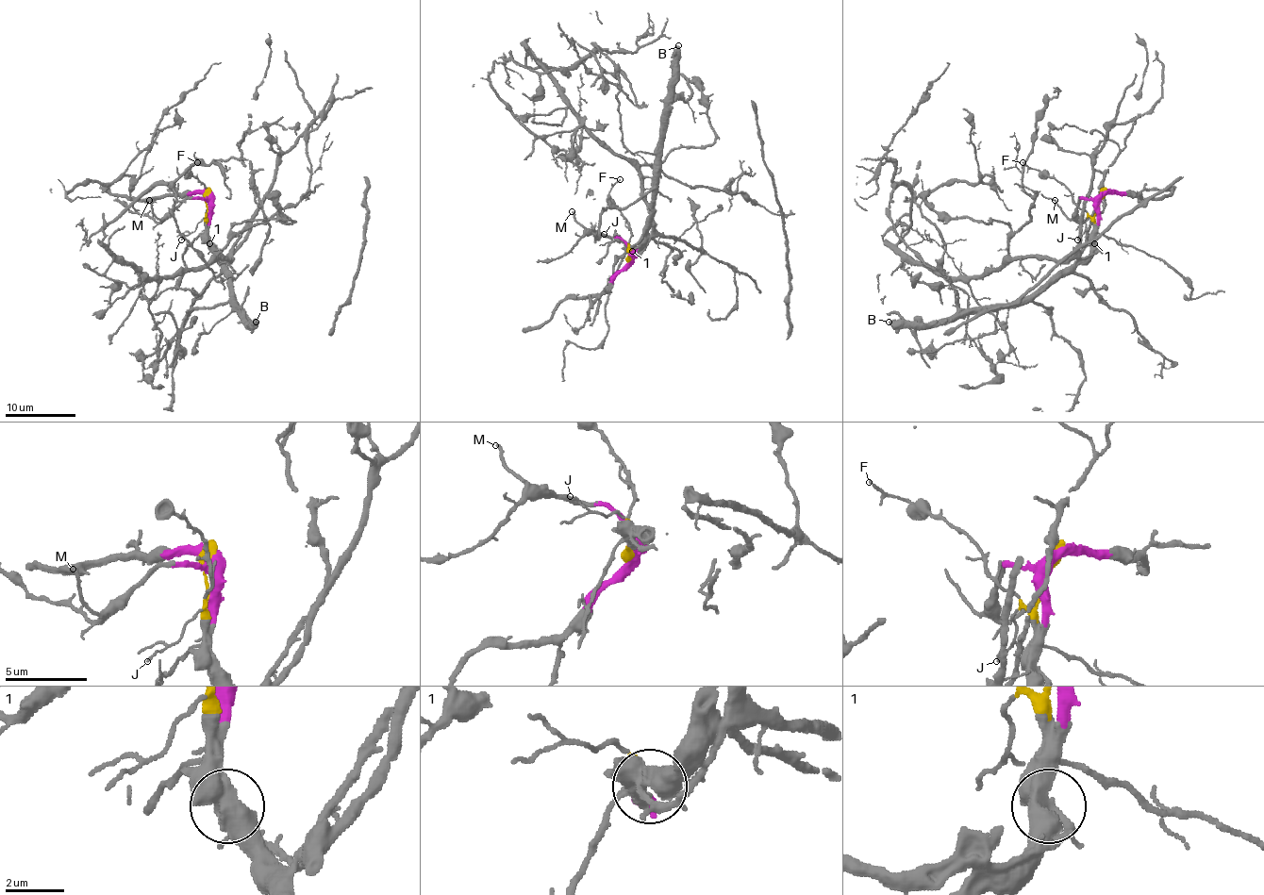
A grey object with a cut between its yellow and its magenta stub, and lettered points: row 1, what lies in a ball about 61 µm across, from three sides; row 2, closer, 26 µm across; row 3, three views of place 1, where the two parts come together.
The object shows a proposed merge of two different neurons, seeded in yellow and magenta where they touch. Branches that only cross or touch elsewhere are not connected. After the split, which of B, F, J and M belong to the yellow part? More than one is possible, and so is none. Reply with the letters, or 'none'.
F, J

